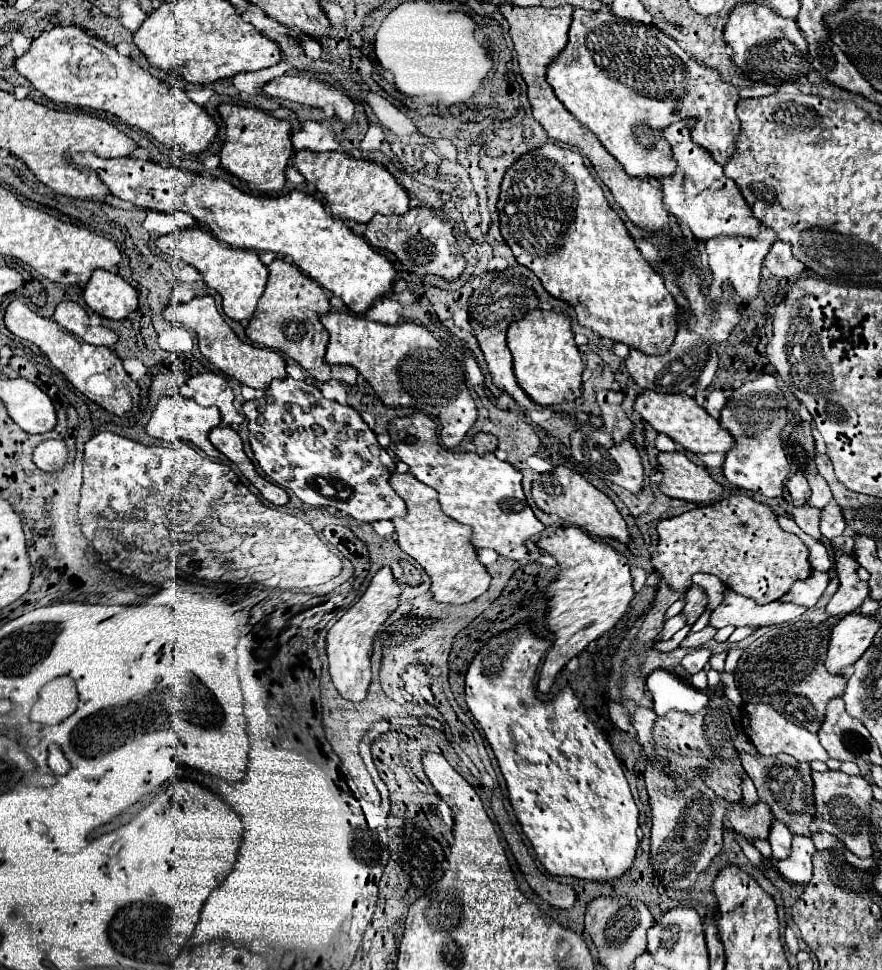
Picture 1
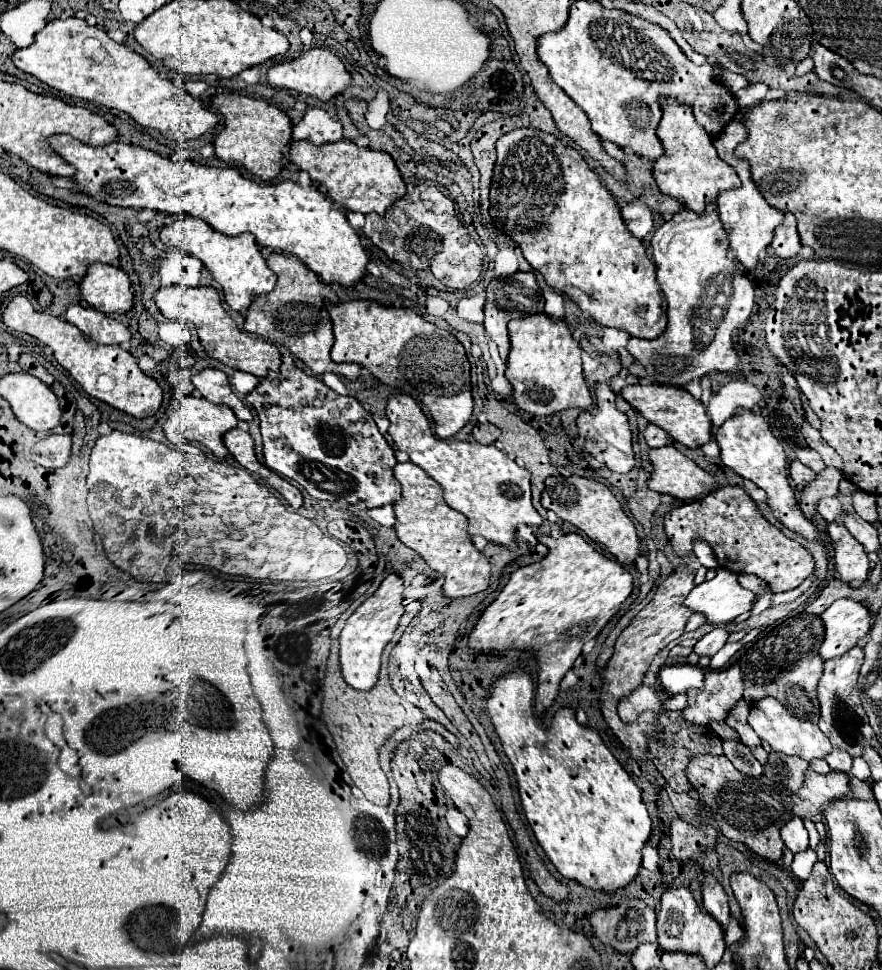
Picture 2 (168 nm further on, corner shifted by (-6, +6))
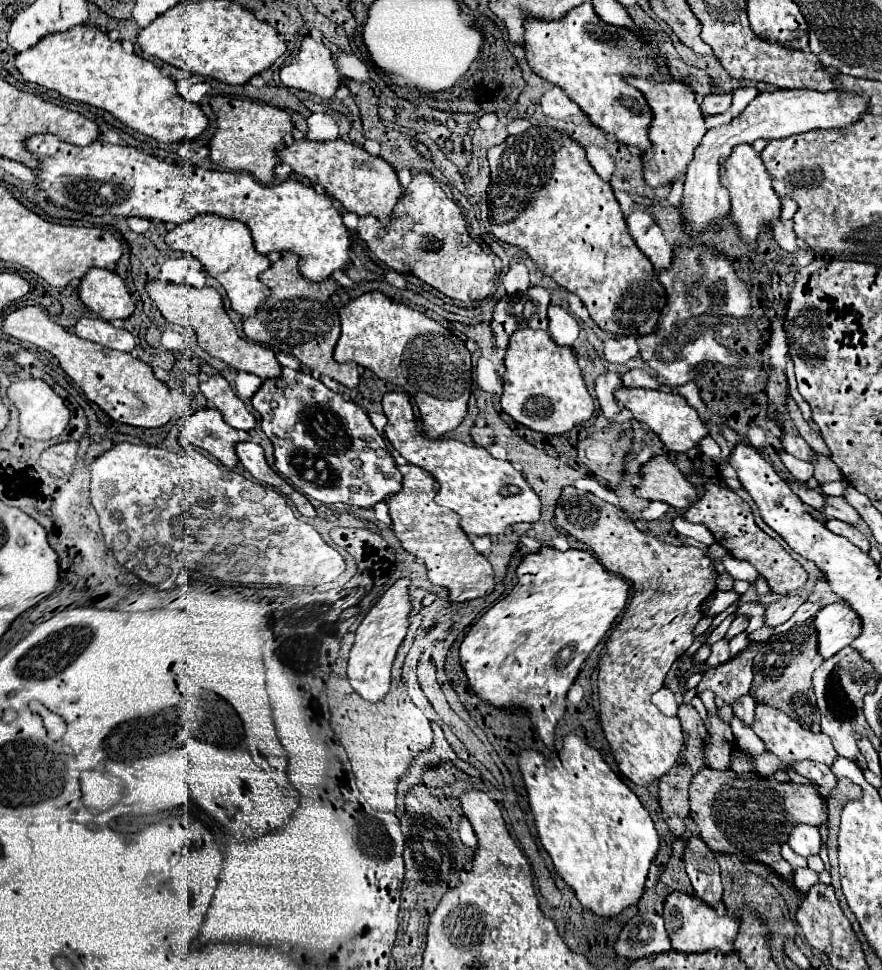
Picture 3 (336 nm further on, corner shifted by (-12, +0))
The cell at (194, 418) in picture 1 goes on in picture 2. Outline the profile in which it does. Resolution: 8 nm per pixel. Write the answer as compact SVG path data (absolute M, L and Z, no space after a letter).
M188 395L182 399L180 407L168 417L168 421L164 423L164 435L168 437L170 443L174 445L180 445L184 441L194 441L194 443L200 443L204 447L208 447L218 459L224 459L228 455L228 449L224 447L224 433L234 429L238 425L238 419L236 415L232 413L230 407L226 405L214 405L210 403L208 399L204 397L194 397L194 395Z

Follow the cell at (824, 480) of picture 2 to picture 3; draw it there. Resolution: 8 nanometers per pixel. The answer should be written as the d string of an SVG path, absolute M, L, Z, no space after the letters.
M818 455L818 461L814 463L816 467L816 473L814 473L814 479L822 485L826 481L840 481L844 475L842 471L836 467L836 463L824 455Z

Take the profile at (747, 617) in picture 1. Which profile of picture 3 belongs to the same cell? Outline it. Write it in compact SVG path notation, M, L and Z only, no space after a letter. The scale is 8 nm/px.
M728 589L728 591L714 591L700 607L702 615L706 617L716 617L720 615L722 611L726 611L728 607L736 605L740 601L740 595L734 591L734 589Z

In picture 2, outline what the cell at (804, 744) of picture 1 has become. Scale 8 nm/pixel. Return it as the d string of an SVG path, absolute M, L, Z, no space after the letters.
M764 697L764 699L760 699L760 701L756 701L752 705L748 723L750 723L750 727L756 731L756 735L760 739L768 741L774 751L780 751L784 755L796 755L796 757L802 757L806 761L812 761L812 759L818 759L818 757L826 757L832 751L830 741L818 729L818 725L792 717L786 711L786 707L778 699L774 699L774 697Z

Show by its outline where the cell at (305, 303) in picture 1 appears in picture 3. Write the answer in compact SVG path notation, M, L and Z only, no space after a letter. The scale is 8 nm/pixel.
M282 253L282 259L272 263L260 275L260 281L270 287L270 297L258 307L258 313L254 317L248 317L244 321L246 337L250 341L268 345L272 351L292 353L308 369L326 375L346 387L358 387L358 365L344 365L334 359L334 347L340 337L340 319L330 297L338 289L338 283L334 279L328 279L324 283L312 283L304 279L298 271L296 253Z

